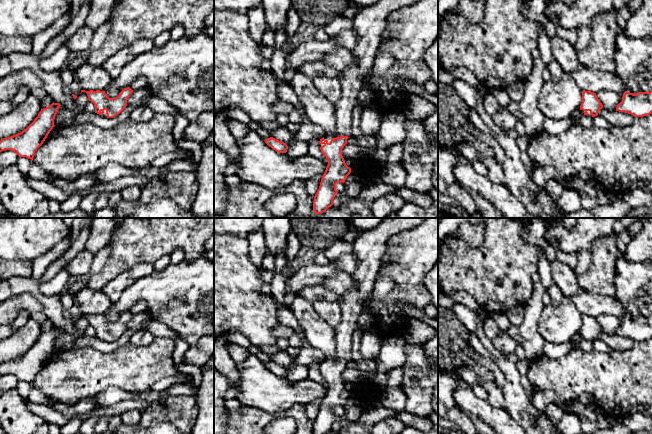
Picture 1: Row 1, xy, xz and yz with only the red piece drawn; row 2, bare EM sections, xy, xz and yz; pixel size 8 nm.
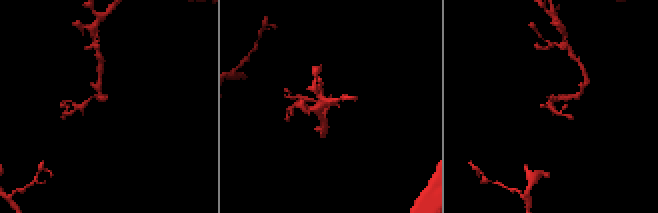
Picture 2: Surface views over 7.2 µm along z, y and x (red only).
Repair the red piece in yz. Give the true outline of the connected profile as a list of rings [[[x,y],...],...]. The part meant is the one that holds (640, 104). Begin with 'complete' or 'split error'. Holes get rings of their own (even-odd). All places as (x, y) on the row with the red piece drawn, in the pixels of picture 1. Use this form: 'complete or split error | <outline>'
complete | [[[625,91],[616,111],[628,113],[634,117],[650,115],[652,113],[652,91],[636,94]]]

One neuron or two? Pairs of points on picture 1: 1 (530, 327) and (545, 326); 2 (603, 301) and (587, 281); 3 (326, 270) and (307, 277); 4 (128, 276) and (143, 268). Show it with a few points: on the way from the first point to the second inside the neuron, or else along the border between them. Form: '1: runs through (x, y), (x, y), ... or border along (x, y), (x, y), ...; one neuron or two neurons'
1: border along (545, 306), (538, 321), (538, 332), (544, 341); two neurons
2: border along (585, 290), (613, 297); two neurons
3: runs through (321, 272), (312, 274); one neuron
4: runs through (132, 275), (139, 271); one neuron

